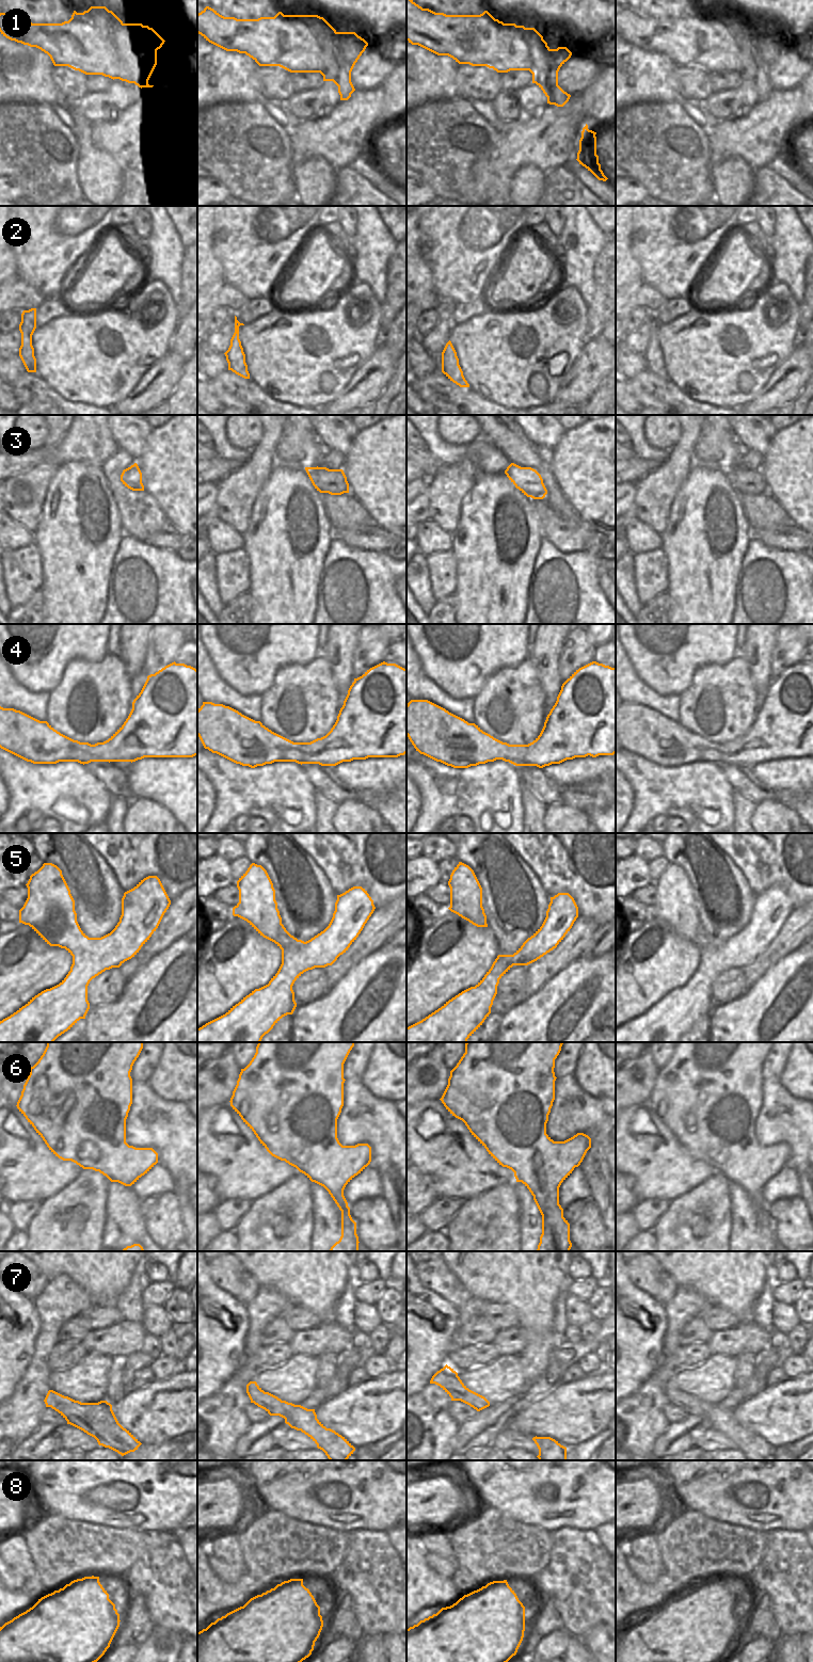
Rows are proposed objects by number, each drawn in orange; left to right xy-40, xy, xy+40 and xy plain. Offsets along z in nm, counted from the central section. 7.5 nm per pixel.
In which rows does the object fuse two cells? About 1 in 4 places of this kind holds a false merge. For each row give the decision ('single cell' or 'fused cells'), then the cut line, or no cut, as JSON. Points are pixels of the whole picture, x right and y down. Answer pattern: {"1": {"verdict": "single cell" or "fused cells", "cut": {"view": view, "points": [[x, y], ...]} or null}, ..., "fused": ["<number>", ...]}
{"1": {"verdict": "fused cells", "cut": {"view": "xy+40", "points": [[557, 83], [556, 90], [550, 97], [548, 102]]}}, "2": {"verdict": "single cell", "cut": null}, "3": {"verdict": "single cell", "cut": null}, "4": {"verdict": "single cell", "cut": null}, "5": {"verdict": "single cell", "cut": null}, "6": {"verdict": "single cell", "cut": null}, "7": {"verdict": "single cell", "cut": null}, "8": {"verdict": "single cell", "cut": null}, "fused": ["1"]}

